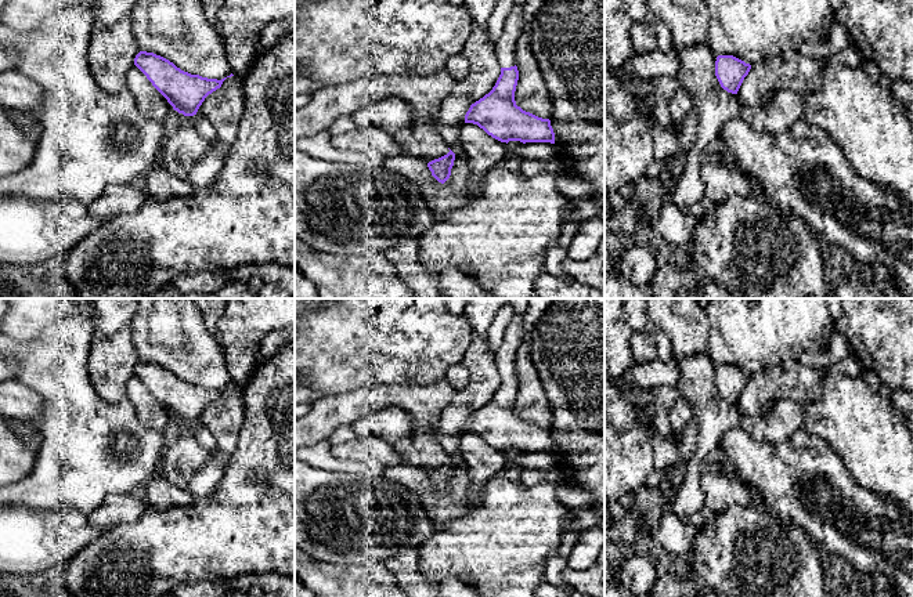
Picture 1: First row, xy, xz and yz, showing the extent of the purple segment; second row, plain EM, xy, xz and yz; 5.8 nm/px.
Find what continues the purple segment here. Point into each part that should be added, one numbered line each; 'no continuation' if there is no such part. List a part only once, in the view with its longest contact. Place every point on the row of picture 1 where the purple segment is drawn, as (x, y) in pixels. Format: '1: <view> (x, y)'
1: xz (505, 47)

